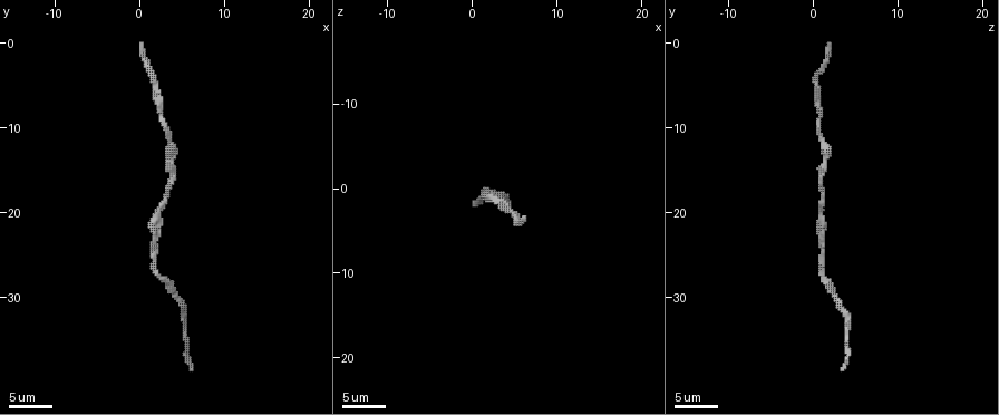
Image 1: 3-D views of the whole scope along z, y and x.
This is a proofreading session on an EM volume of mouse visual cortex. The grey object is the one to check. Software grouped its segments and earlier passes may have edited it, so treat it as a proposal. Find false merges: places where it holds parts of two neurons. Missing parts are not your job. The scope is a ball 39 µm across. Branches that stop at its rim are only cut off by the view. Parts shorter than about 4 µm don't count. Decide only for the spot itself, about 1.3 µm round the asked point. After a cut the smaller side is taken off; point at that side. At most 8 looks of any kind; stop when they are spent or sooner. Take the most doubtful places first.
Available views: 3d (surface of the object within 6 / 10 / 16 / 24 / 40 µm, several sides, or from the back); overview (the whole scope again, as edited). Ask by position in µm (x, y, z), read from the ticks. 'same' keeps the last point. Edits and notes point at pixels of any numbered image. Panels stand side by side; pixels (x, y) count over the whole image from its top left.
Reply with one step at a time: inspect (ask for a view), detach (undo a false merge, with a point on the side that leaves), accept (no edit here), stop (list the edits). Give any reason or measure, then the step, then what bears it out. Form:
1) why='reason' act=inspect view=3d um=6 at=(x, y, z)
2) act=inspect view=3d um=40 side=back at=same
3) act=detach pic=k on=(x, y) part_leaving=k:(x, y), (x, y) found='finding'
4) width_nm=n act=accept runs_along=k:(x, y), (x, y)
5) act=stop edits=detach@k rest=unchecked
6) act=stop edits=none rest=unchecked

why='sudden change in width' act=inspect view=3d um=10 at=(1.8, 5.2, 0.6)

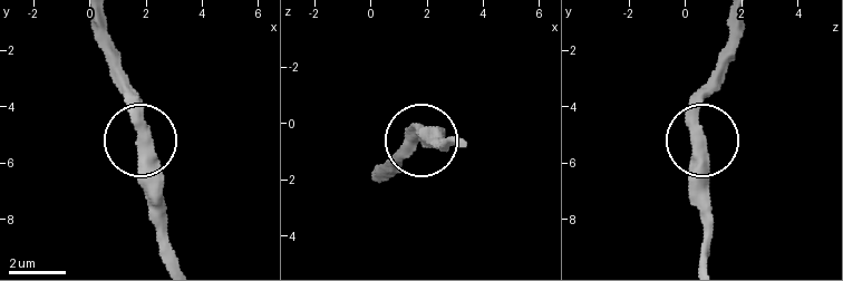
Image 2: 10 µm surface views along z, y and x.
why='zoom in' act=inspect view=3d um=6 at=(2.1, 5.4, 0.4)

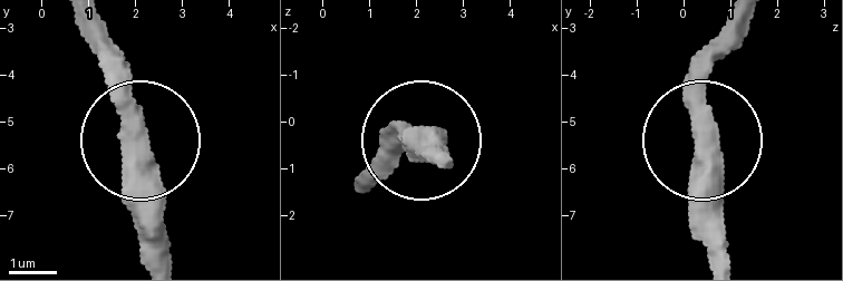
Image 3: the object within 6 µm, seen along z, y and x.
width_nm=470 act=accept found='continuous, no second neuron'

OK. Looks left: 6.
why='calibre changes' act=inspect view=3d um=10 at=(3.6, 11.4, 1.4)

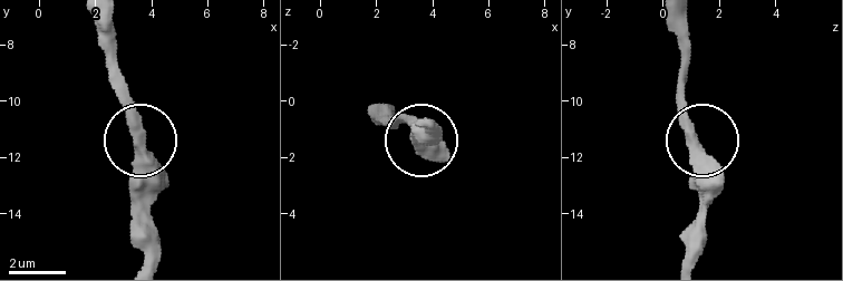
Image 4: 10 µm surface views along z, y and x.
act=accept runs_along=4:(143, 259), (143, 144), (115, 59) found='continuous, no second neuron'

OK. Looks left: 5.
act=inspect view=3d um=6 at=(2.8, 19.8, 0.8)

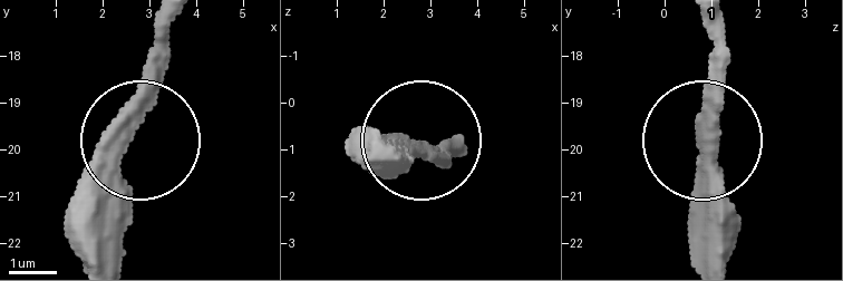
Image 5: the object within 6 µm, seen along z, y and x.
act=inspect view=3d um=6 side=back at=(2.50, 19.65, 1.00)

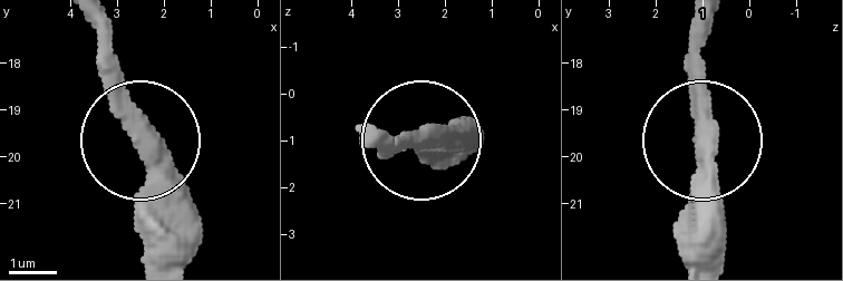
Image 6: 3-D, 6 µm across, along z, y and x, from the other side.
act=accept runs_along=6:(152, 135), (107, 23) found='all the same neuron'

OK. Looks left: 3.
act=inspect view=3d um=6 at=(4.0, 29.8, 2.6)

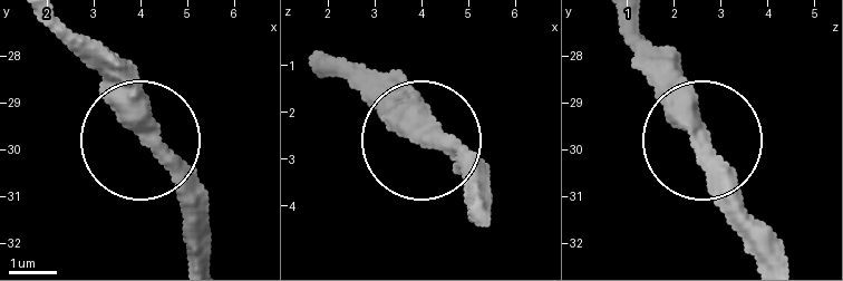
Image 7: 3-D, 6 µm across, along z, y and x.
act=accept runs_along=7:(328, 66), (487, 182) found='one neuron here'

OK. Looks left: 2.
act=stop edits=none rest=unchecked

